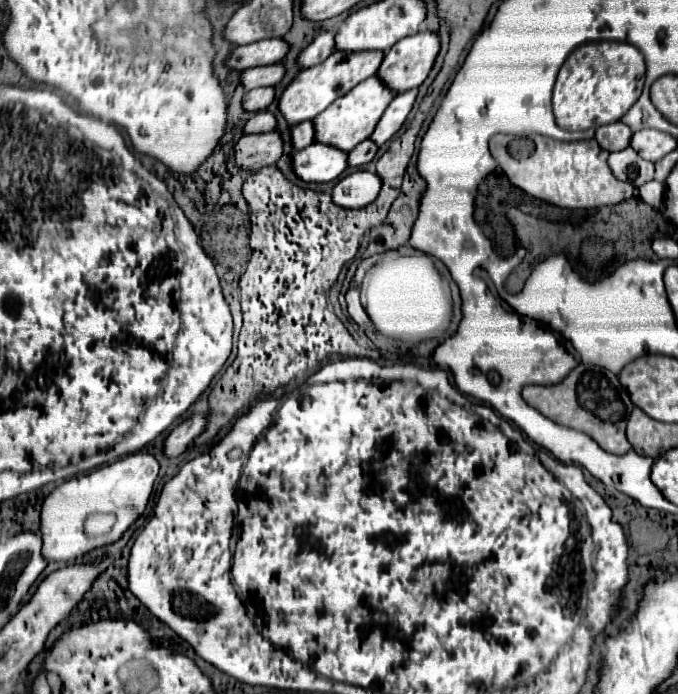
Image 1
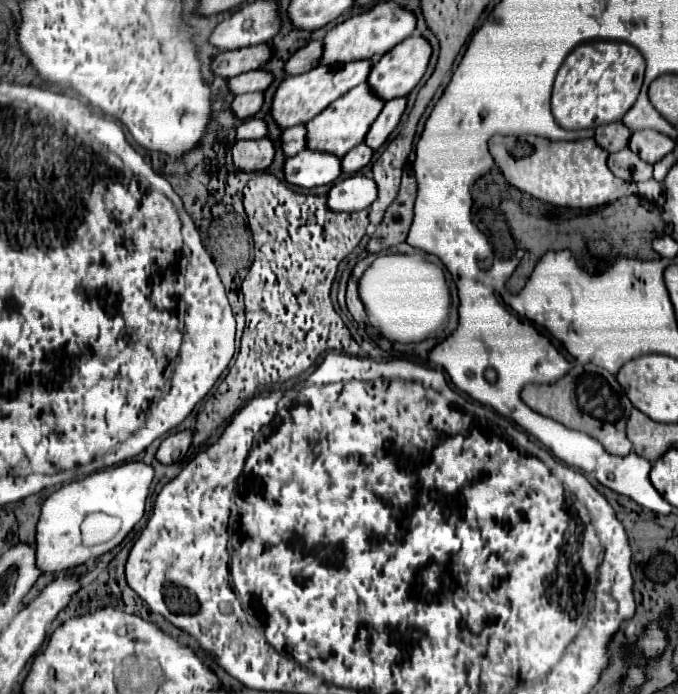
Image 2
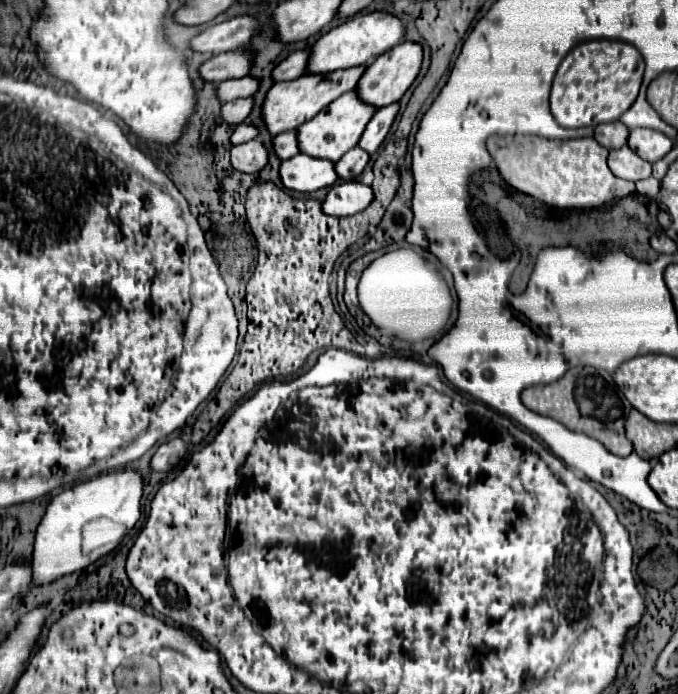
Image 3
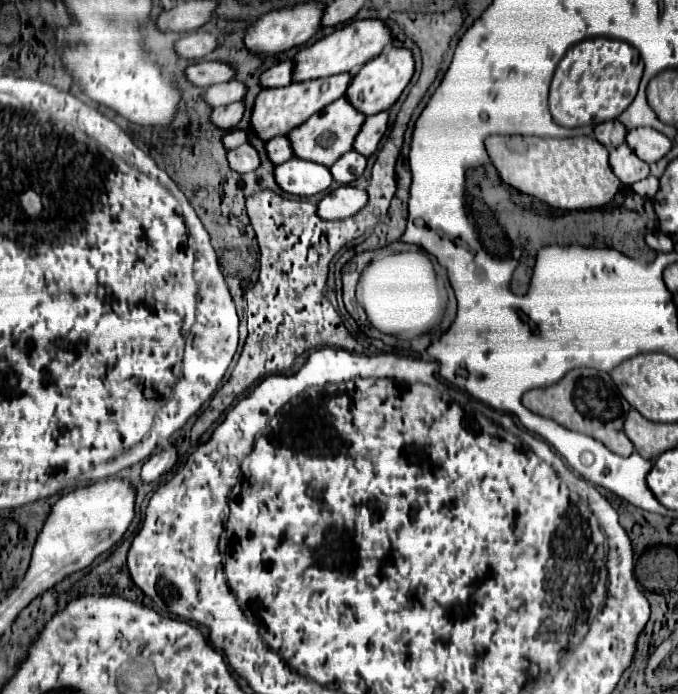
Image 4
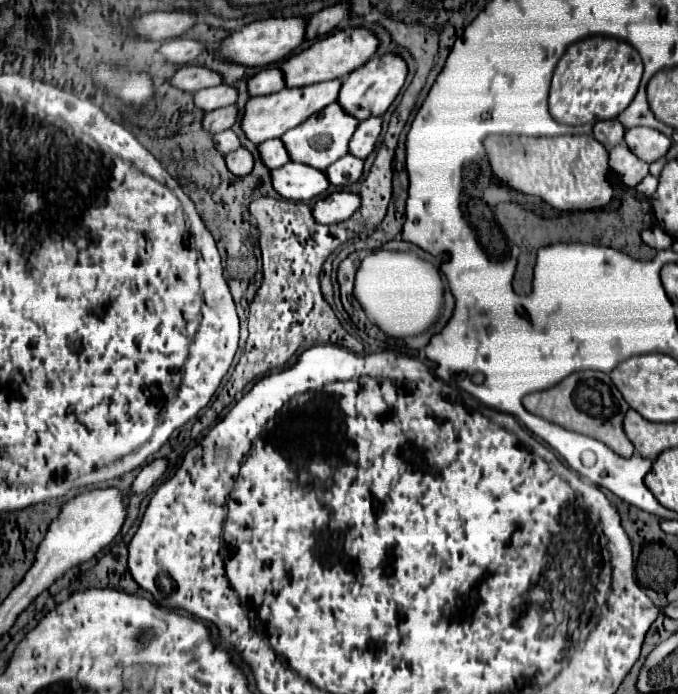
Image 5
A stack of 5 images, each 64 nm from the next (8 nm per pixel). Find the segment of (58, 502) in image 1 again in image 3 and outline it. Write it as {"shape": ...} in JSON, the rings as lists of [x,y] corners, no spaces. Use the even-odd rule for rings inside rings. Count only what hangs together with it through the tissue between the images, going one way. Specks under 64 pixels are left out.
{"shape":[[[124,468],[124,470],[110,470],[88,482],[80,482],[60,492],[58,496],[54,496],[36,530],[36,542],[34,542],[34,554],[32,554],[32,586],[44,586],[54,582],[56,578],[82,570],[94,560],[98,560],[100,556],[114,550],[114,546],[110,548],[102,546],[92,552],[84,552],[82,528],[86,522],[104,516],[122,524],[126,530],[130,530],[140,518],[142,486],[144,486],[142,476],[132,468]]]}

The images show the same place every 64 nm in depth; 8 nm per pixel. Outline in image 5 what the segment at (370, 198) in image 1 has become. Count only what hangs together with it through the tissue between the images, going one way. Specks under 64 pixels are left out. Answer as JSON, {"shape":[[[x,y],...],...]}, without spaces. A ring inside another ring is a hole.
{"shape":[[[336,190],[312,204],[312,216],[318,224],[338,224],[348,220],[360,206],[360,196]]]}

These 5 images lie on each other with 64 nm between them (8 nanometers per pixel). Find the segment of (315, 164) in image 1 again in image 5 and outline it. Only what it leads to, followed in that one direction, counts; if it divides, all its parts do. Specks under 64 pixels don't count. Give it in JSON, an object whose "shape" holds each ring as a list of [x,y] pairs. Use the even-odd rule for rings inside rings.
{"shape":[[[288,162],[282,168],[272,170],[270,174],[274,190],[282,198],[294,202],[308,202],[328,188],[324,172],[298,162]]]}

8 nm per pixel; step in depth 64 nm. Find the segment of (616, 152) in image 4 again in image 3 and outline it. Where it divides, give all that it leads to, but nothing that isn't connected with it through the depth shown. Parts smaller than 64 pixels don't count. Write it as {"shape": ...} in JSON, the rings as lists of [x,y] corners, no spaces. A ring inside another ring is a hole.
{"shape":[[[622,146],[622,148],[618,148],[618,150],[610,150],[608,166],[610,166],[610,170],[612,170],[618,178],[632,180],[632,182],[652,176],[650,162],[638,158],[638,154],[634,154],[628,146]]]}

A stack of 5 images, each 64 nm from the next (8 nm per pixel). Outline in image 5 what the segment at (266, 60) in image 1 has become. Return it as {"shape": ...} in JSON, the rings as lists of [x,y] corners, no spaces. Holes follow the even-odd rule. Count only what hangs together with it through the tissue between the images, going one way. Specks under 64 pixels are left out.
{"shape":[[[182,66],[176,70],[176,74],[170,78],[170,84],[182,92],[196,92],[202,88],[212,88],[222,84],[222,78],[204,68],[204,66]]]}

